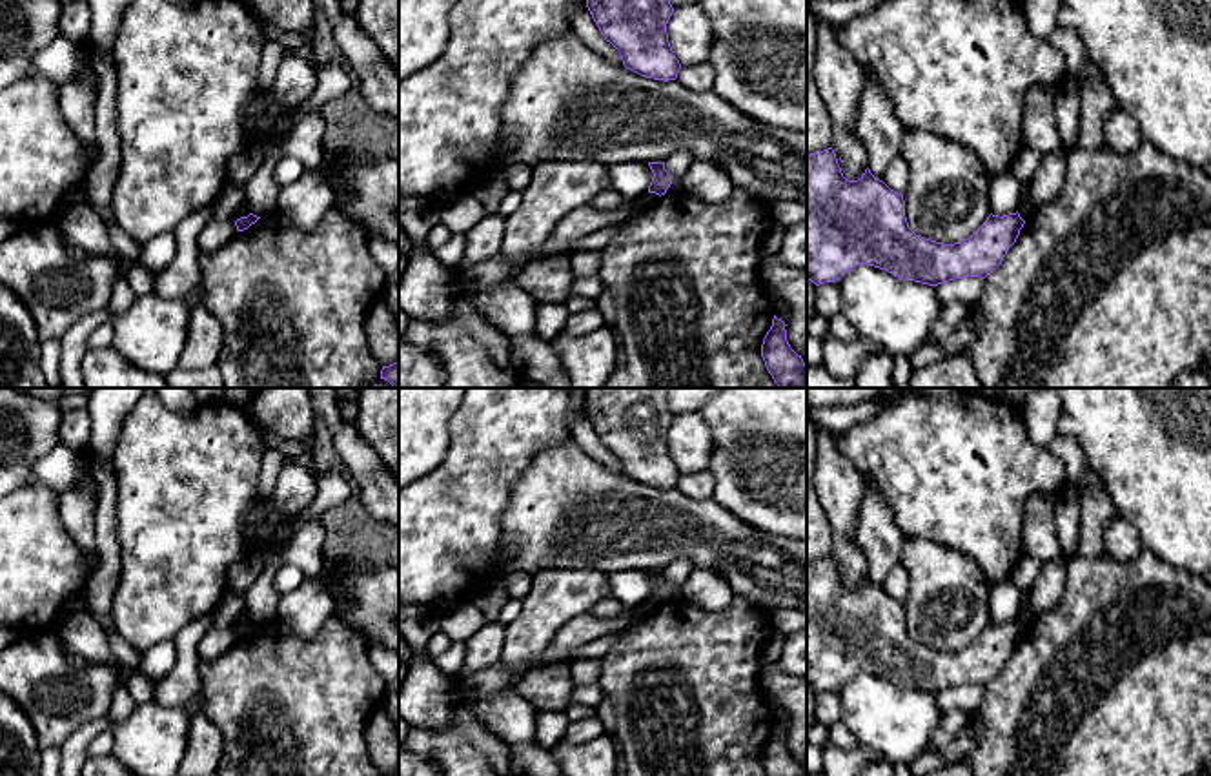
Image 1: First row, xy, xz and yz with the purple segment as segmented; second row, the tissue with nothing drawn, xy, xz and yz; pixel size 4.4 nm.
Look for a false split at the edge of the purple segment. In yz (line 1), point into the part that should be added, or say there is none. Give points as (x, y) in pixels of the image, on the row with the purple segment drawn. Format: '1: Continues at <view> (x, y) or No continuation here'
1: No continuation here

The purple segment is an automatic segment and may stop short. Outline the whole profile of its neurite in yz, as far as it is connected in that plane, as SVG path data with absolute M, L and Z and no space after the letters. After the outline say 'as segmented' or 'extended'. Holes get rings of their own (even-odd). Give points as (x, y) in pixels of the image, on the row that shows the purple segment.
M832 148L807 155L807 279L816 286L836 282L860 264L929 286L962 277L985 279L1002 264L1023 224L1018 211L1003 217L991 213L969 239L936 242L909 228L903 195L876 179L869 168L858 180L849 180Z | as segmented

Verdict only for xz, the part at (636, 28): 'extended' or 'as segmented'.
as segmented

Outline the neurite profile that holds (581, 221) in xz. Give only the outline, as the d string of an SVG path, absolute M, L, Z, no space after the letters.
M623 197L623 202L610 211L595 213L590 206L574 209L557 224L550 239L537 250L537 255L552 257L563 253L574 240L623 222L630 213L632 204L634 199Z

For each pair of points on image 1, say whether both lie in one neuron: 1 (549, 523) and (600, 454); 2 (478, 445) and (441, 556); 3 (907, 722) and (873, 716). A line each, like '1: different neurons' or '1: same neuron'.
1: different neurons
2: same neuron
3: same neuron

